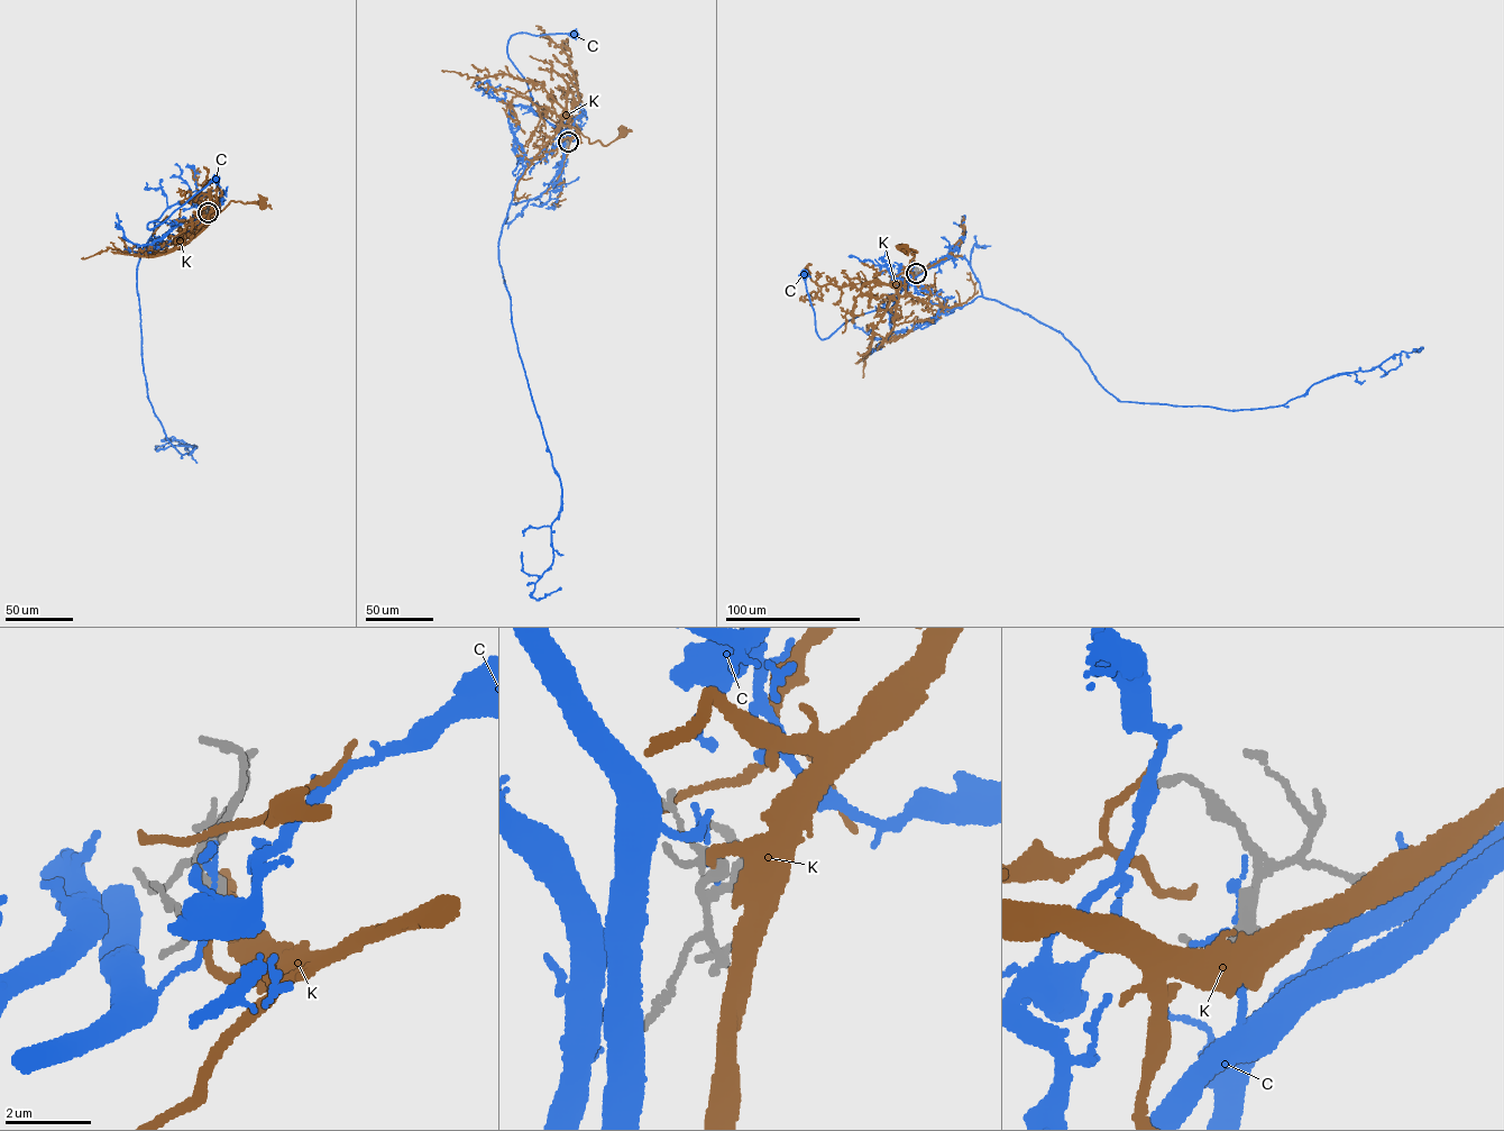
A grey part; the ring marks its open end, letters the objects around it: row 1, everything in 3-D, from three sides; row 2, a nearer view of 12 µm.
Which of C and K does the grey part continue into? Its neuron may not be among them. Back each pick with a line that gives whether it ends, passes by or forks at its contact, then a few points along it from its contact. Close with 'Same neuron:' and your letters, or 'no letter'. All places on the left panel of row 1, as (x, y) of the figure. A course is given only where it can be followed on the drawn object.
K: it ends there; it runs (208, 212), (217, 210), (208, 215), (211, 220), (201, 229), (230, 201), (262, 203)
Same neuron: K

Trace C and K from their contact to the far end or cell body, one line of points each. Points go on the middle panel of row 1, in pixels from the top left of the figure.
C: (568, 142), (531, 110), (530, 91), (509, 56), (507, 44), (512, 35), (522, 33), (575, 34)
K: (568, 142), (577, 130), (571, 116), (561, 122), (590, 143), (608, 145), (622, 133)

